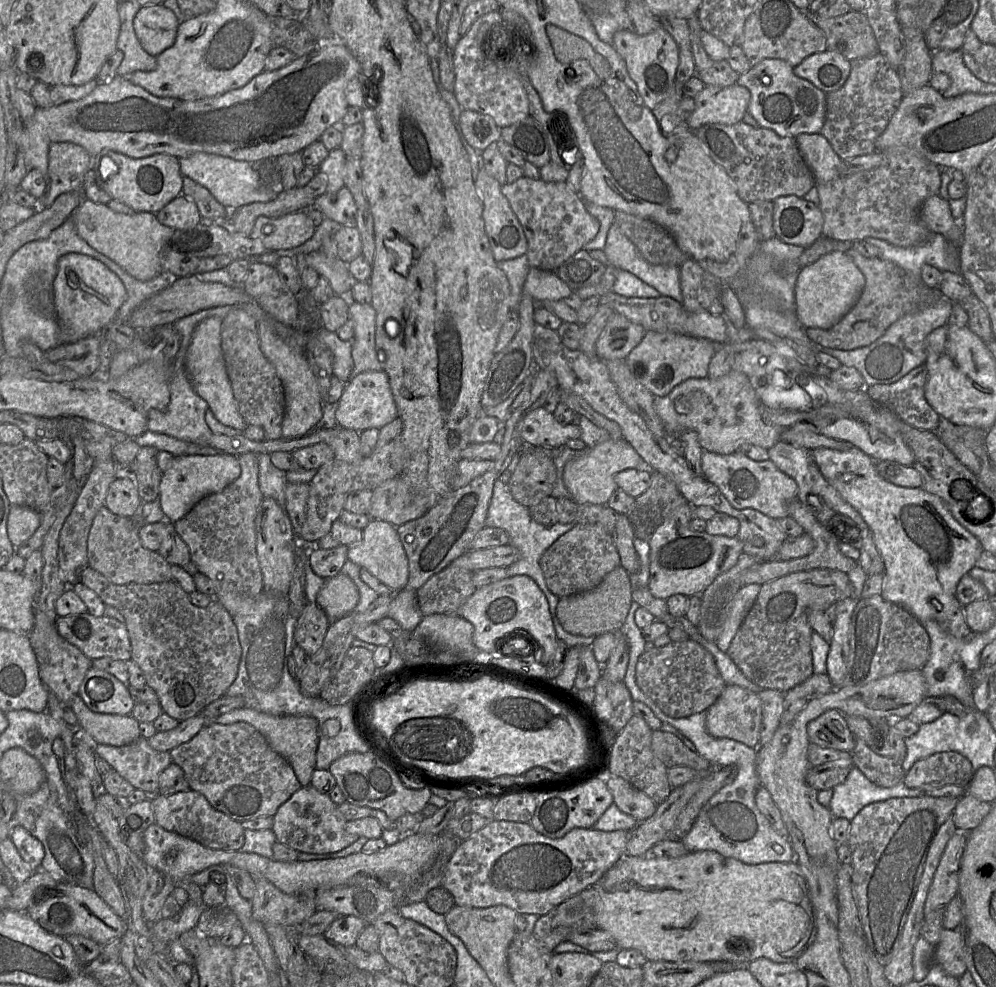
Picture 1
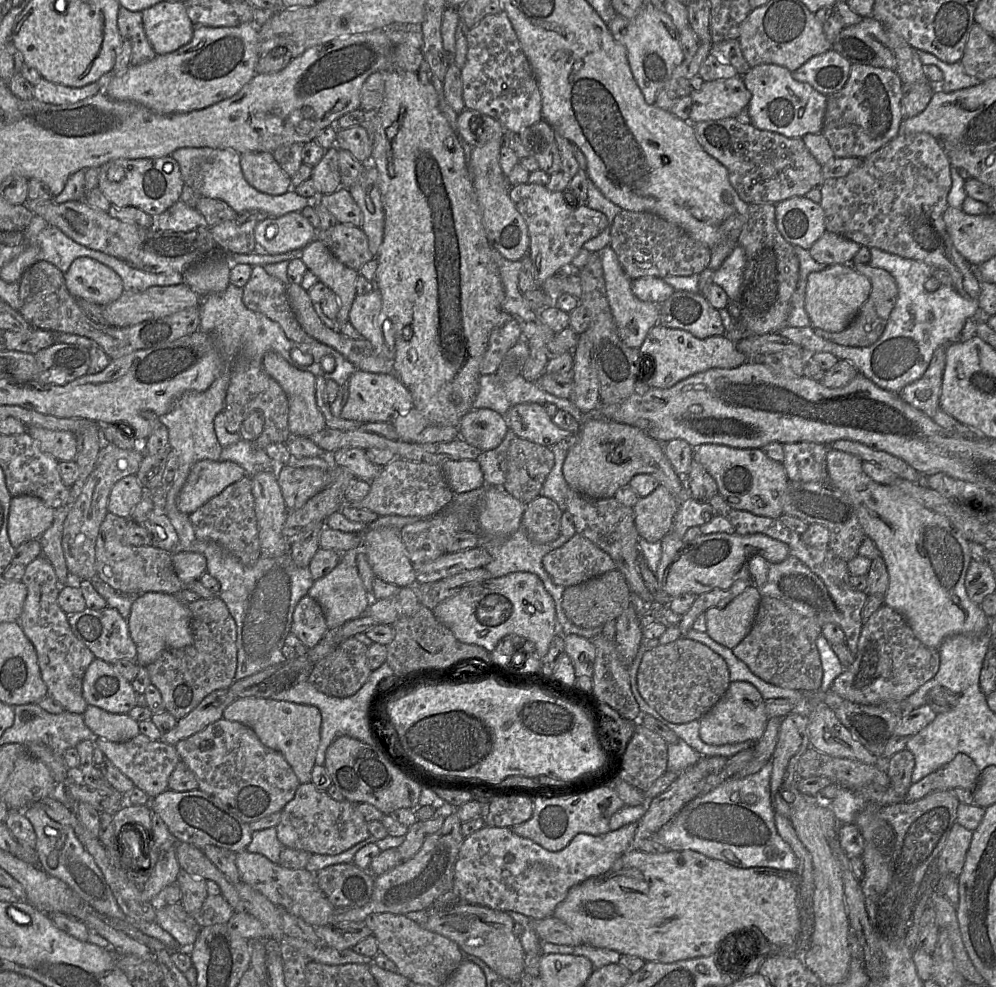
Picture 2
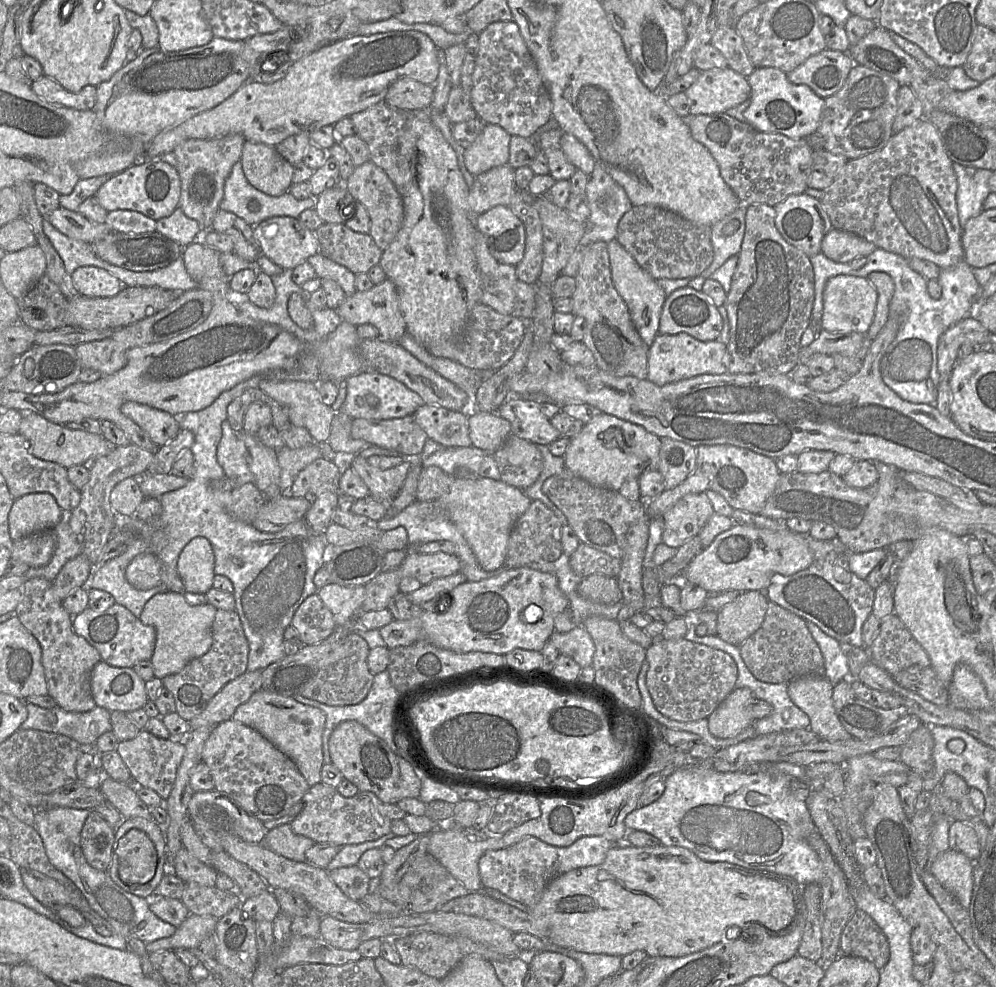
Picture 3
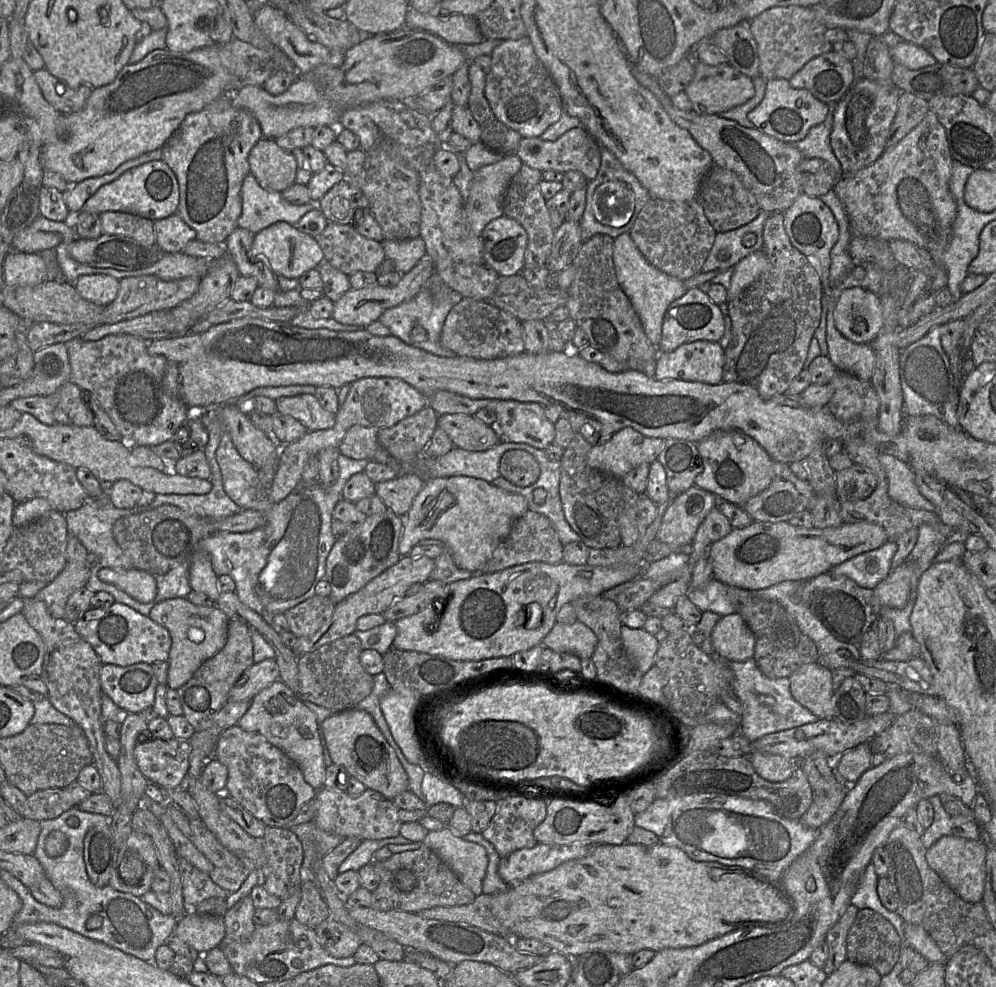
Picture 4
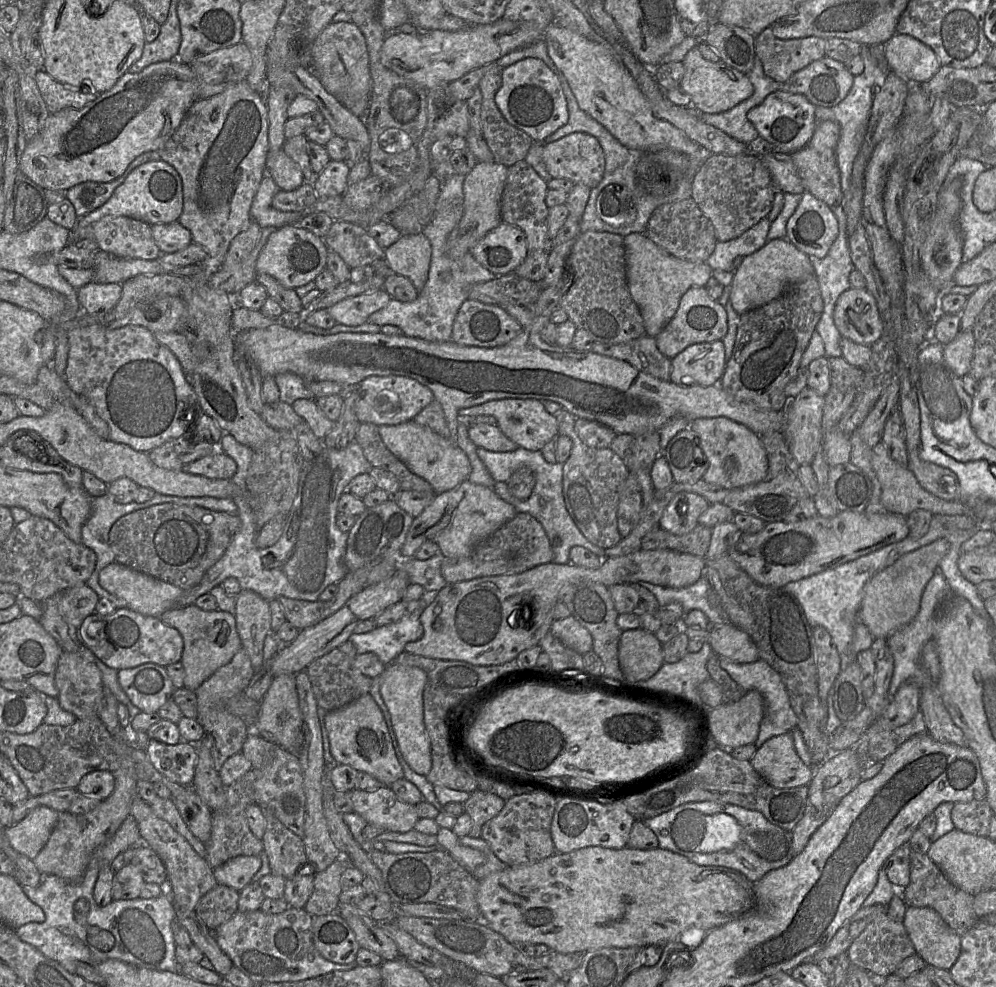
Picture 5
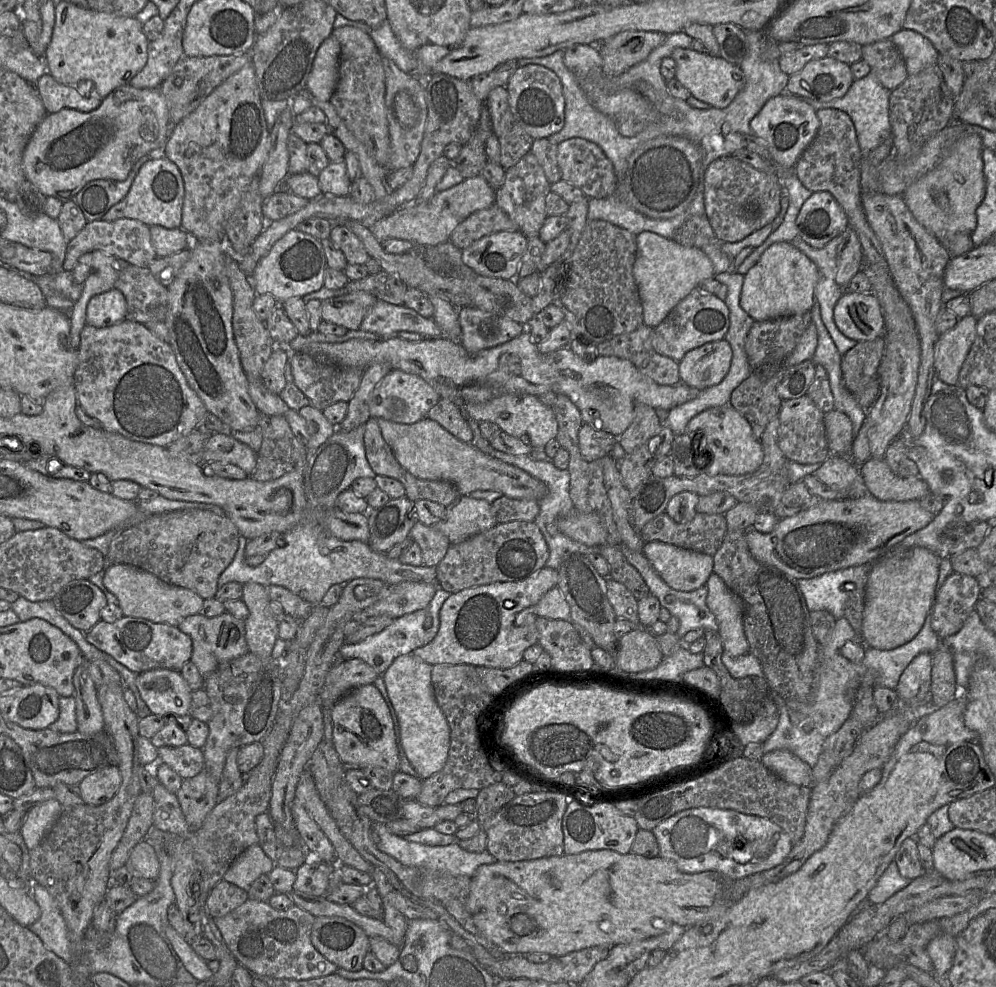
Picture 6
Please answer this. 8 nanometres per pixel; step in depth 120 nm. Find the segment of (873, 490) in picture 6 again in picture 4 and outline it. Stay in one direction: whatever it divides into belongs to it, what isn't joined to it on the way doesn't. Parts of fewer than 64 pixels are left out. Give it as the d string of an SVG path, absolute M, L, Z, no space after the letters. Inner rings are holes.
M879 453L878 458L887 476L892 500L906 507L935 512L934 506L921 495L914 471L907 463L885 453Z

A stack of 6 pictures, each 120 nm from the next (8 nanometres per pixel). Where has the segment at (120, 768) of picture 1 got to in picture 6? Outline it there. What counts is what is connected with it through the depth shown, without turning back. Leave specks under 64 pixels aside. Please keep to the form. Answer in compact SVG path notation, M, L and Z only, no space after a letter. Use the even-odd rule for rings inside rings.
M190 744L158 748L158 761L168 765L183 779L194 777L205 768L203 750Z

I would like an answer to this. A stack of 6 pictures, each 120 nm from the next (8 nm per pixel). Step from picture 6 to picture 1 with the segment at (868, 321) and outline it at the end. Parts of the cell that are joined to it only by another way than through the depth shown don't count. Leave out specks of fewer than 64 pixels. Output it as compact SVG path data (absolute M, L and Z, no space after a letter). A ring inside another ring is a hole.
M833 251L812 264L800 268L795 285L795 313L804 328L829 329L856 304L865 277L846 252Z

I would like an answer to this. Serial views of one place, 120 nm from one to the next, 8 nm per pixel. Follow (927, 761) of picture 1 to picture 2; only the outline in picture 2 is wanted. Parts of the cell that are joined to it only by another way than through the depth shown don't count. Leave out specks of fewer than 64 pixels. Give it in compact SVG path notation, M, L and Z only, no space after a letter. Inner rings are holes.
M959 753L949 763L933 773L912 783L907 801L916 801L935 791L964 788L973 791L980 778L980 770L967 755Z

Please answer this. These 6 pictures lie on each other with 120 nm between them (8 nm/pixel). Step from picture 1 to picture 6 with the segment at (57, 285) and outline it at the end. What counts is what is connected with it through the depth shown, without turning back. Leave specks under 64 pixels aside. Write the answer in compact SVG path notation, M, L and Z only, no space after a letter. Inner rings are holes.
M113 288L93 296L86 309L86 324L97 328L105 328L122 322L127 312L124 295Z

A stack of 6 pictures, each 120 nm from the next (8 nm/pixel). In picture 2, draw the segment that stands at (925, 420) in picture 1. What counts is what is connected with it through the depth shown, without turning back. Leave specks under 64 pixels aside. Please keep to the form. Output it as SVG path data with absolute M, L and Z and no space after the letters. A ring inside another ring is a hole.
M948 345L938 347L923 374L923 376L905 386L898 396L922 411L930 418L933 418L939 407L942 378L945 369L946 351Z

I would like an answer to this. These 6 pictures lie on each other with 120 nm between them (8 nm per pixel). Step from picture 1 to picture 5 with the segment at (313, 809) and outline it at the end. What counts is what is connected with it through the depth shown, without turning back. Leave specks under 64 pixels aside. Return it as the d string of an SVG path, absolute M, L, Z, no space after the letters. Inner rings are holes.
M382 785L375 791L354 789L351 791L353 811L367 824L386 831L406 833L414 829L420 819L415 805L399 800L389 786Z

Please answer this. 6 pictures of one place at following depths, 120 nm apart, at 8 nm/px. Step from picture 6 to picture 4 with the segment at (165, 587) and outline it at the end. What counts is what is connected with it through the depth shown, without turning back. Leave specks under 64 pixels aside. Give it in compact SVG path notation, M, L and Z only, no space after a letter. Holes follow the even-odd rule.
M103 568L99 571L98 577L141 603L154 601L157 594L154 575L142 570Z

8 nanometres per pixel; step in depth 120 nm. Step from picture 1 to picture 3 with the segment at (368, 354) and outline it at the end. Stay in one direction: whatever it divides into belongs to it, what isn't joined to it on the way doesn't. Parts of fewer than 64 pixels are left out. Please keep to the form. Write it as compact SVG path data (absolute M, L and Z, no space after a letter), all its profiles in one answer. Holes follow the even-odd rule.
M389 279L368 291L345 297L337 312L342 321L355 327L363 324L375 326L379 331L378 338L386 342L397 343L406 333L397 289Z

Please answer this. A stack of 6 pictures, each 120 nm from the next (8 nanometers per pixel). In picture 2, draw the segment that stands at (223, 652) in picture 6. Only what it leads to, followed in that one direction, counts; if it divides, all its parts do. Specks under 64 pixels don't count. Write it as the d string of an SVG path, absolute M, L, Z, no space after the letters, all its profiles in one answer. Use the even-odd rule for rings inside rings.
M160 592L138 595L129 615L128 628L131 639L136 645L136 662L146 667L154 662L166 649L179 649L193 644L191 628L192 615L186 604L177 596Z

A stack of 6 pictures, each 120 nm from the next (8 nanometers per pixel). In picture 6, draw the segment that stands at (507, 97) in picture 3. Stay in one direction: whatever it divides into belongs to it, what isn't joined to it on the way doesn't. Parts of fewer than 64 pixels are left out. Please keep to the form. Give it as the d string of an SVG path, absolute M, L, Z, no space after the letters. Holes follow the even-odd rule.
M536 64L518 66L507 85L509 106L521 127L533 138L548 138L565 124L565 99L559 77L550 69Z

